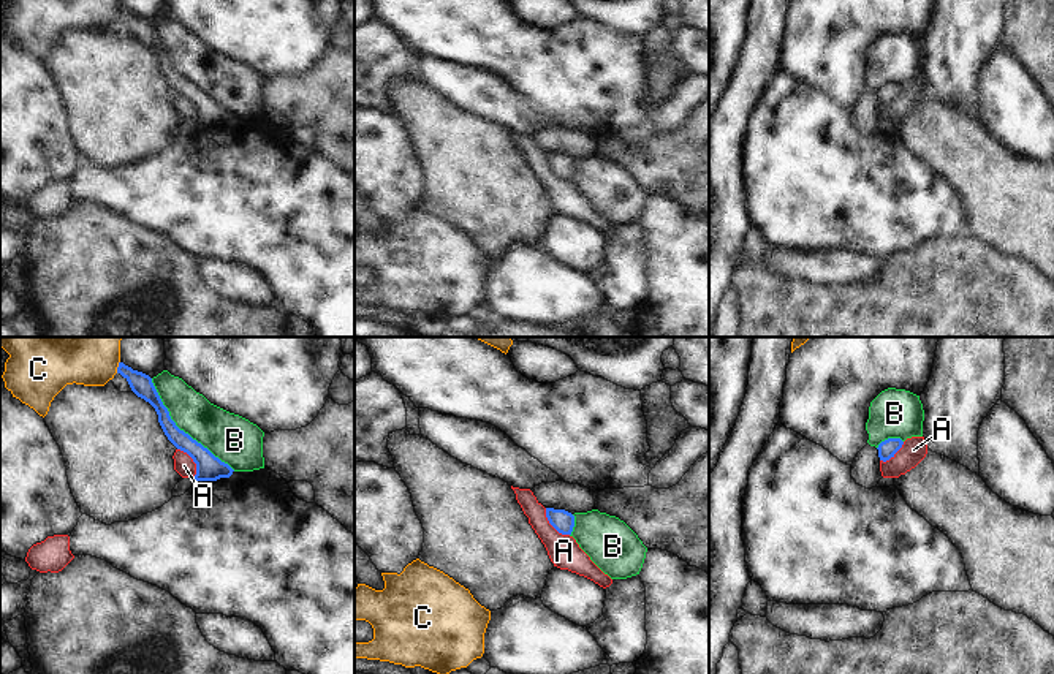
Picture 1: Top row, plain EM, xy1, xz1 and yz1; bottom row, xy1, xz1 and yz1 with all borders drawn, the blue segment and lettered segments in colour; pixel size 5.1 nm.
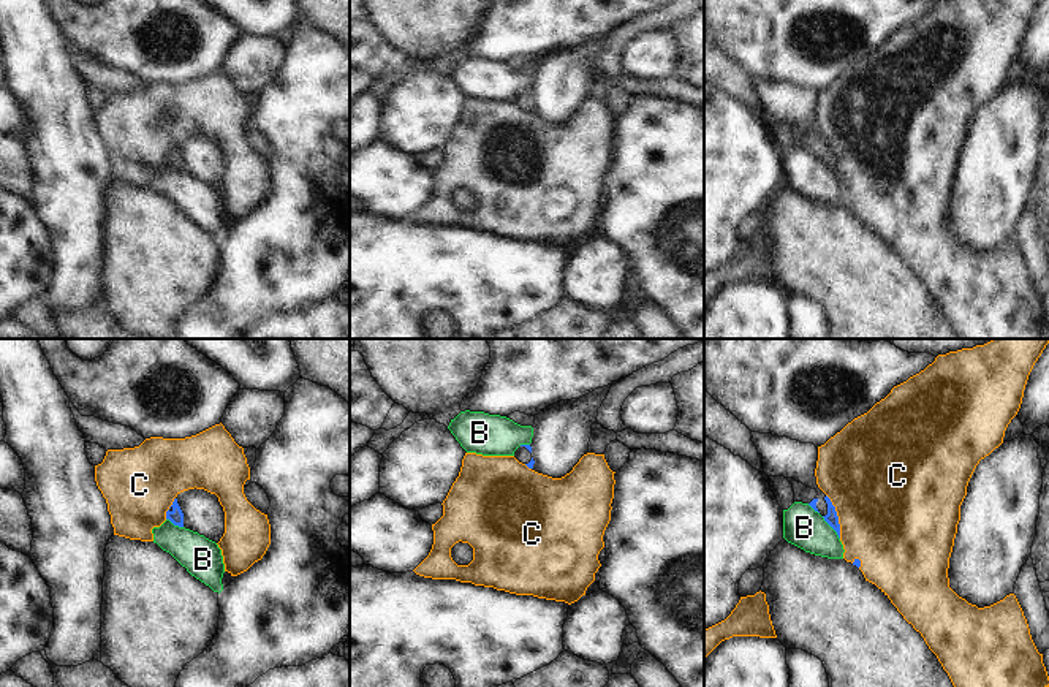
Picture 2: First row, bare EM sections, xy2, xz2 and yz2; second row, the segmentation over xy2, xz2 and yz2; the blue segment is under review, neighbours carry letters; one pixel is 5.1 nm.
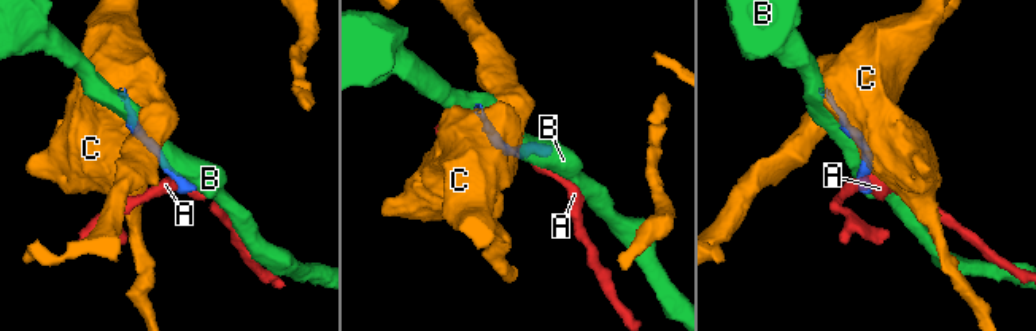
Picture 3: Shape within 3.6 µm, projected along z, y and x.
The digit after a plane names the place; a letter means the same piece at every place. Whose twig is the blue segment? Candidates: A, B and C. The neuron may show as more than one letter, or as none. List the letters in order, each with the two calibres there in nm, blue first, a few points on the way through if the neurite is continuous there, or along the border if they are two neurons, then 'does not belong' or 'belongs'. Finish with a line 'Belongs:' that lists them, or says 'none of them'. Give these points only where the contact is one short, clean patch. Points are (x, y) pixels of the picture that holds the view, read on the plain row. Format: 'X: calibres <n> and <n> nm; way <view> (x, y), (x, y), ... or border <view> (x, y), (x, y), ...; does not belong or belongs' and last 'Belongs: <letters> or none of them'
A: calibres 110 and 160 nm; border xz1 (545, 154), (546, 165), (559, 177), (568, 181); does not belong
B: calibres 130 and 240 nm; does not belong
C: calibres 70 and 500 nm; does not belong
Belongs: none of them

